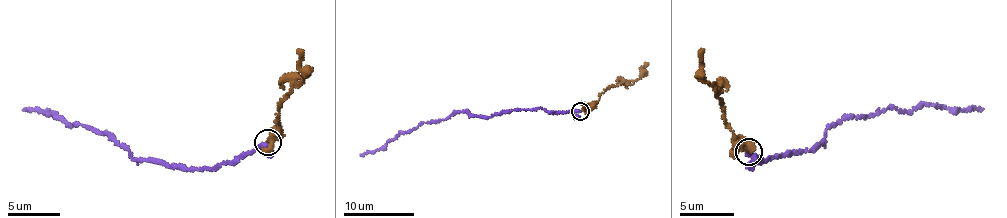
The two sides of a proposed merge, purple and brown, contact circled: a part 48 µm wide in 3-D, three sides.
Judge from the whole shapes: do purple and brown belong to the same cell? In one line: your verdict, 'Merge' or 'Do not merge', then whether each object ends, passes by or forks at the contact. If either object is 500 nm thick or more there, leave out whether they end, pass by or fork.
Do not merge. At the ring purple passes by. At the ring brown ends

